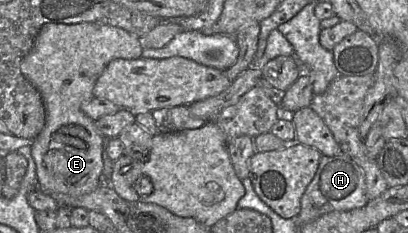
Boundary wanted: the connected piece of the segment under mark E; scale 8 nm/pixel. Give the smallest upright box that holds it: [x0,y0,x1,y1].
[19,23,142,196]

